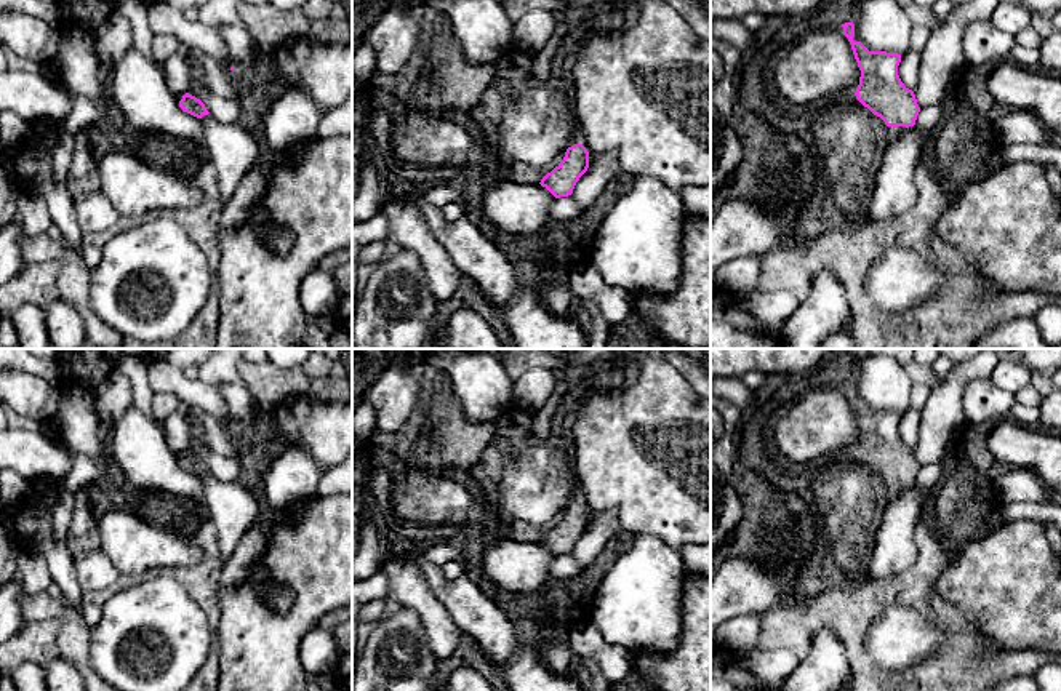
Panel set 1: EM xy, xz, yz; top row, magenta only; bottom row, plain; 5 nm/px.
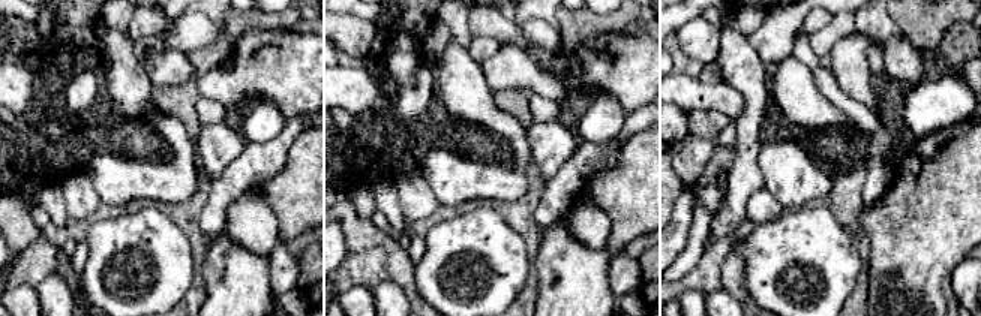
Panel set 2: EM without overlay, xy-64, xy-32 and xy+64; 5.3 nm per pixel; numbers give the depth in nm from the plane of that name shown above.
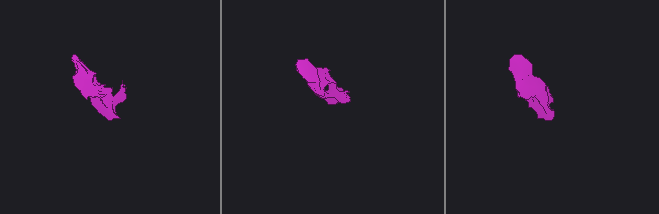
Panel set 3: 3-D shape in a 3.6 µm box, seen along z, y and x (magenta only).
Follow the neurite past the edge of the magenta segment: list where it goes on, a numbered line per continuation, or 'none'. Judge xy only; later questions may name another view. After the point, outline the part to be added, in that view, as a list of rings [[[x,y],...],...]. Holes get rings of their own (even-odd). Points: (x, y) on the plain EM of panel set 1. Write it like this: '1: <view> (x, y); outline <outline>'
none

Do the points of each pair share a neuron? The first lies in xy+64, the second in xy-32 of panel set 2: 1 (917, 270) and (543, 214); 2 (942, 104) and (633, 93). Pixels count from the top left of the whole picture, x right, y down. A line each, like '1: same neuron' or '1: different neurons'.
1: different neurons
2: different neurons

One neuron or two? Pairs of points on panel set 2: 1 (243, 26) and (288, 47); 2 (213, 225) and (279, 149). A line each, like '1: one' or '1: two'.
1: two
2: one

